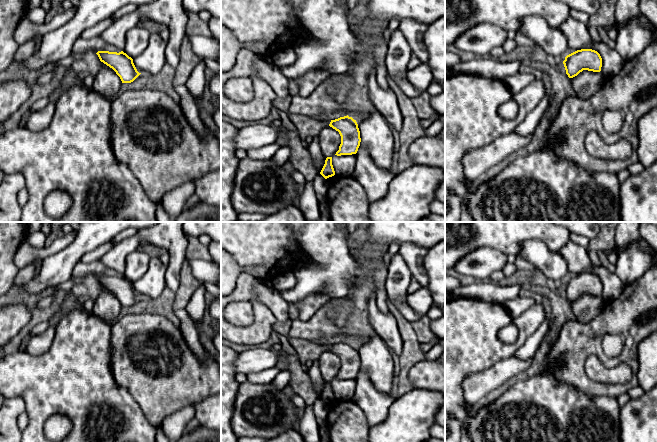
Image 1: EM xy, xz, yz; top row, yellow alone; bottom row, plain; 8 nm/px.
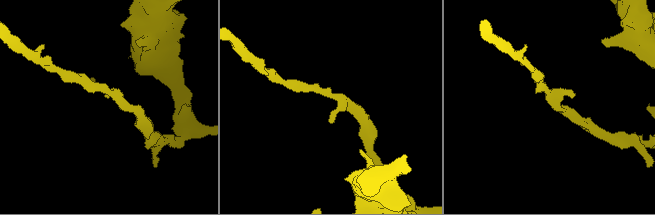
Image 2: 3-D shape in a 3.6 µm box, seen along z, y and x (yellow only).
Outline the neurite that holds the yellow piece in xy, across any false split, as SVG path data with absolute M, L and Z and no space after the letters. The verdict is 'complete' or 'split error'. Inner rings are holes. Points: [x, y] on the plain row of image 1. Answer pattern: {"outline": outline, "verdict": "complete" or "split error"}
{"outline": "M98 275L96 278L101 286L116 296L122 307L131 307L141 298L137 295L133 283L123 275L119 277Z", "verdict": "complete"}

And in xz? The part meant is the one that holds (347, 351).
{"outline": "M347 339L331 344L329 350L338 355L341 360L341 368L335 379L356 378L361 366L360 355L356 344Z", "verdict": "complete"}

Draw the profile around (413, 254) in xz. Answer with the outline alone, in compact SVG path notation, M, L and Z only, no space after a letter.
M403 243L399 247L398 253L407 264L412 277L415 278L422 287L428 285L428 275L423 266L424 256L429 248L414 243Z

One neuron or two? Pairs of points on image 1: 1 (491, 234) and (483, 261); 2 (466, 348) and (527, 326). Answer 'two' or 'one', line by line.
1: two
2: one

